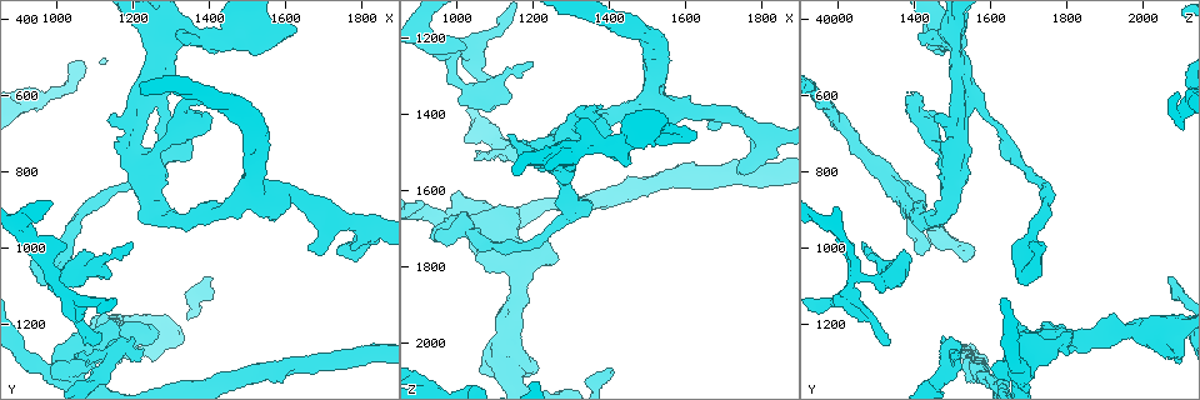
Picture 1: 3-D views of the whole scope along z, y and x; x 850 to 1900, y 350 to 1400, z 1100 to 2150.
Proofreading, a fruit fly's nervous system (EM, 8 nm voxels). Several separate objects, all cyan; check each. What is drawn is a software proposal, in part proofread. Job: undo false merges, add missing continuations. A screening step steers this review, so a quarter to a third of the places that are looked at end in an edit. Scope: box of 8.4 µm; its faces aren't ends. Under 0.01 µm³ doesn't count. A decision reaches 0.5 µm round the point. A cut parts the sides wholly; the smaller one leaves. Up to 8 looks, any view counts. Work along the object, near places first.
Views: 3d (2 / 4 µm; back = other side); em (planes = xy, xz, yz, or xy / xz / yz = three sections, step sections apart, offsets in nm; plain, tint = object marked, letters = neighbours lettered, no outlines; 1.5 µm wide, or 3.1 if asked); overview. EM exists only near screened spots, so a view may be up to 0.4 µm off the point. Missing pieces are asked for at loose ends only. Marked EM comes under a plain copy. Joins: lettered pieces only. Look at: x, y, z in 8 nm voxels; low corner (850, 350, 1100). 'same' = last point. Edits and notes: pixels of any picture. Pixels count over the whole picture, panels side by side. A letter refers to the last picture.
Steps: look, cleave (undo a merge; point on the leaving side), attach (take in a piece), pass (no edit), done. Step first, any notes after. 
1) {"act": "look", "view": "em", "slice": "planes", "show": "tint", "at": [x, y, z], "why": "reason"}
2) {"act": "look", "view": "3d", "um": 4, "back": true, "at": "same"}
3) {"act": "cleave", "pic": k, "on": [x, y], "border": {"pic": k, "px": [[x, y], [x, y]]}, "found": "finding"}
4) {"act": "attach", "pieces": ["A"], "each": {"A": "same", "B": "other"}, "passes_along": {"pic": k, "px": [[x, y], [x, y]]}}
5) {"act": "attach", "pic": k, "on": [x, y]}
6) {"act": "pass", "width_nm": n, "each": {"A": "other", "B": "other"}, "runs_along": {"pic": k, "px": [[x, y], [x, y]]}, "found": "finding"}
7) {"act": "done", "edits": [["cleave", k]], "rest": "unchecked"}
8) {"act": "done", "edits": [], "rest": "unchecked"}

{"act": "look", "view": "3d", "um": 2, "at": [1200, 1295, 2070], "why": "branch stops here"}

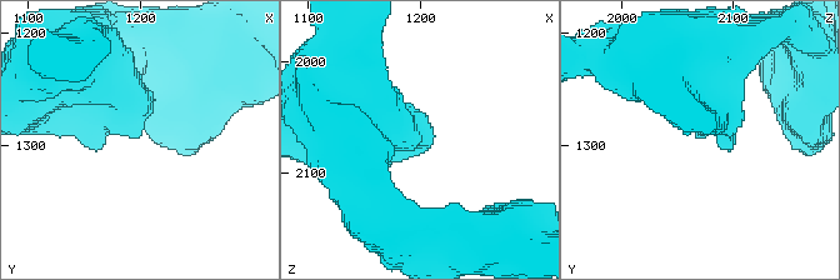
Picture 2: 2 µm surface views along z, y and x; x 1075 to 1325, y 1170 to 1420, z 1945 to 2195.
{"act": "look", "view": "em", "slice": "xz", "step": 4, "show": "letters", "at": [1196, 1294, 2070], "why": "now the EM"}

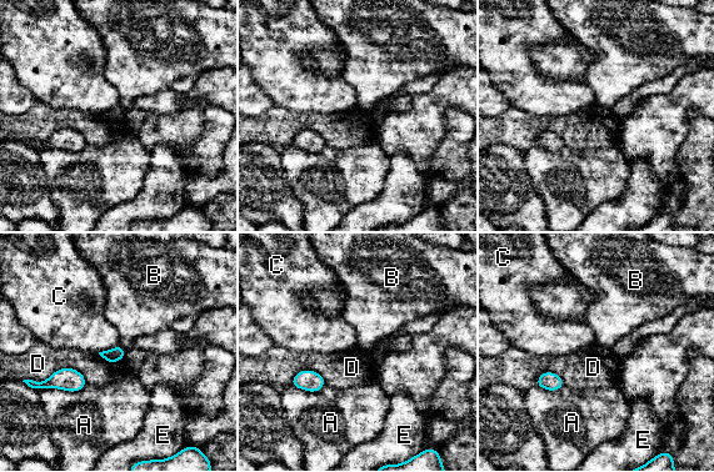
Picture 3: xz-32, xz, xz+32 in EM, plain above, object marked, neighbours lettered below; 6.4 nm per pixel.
{"act": "pass", "each": {"A": "other", "B": "other", "C": "other", "D": "other", "E": "other"}, "border": {"pic": 3, "px": [[86, 380], [61, 367], [35, 381]]}, "found": "no lettered piece goes on from it"}

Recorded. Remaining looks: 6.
{"act": "look", "view": "em", "slice": "yz", "step": 8, "show": "tint", "at": [1110, 1245, 1795], "why": "branch point"}

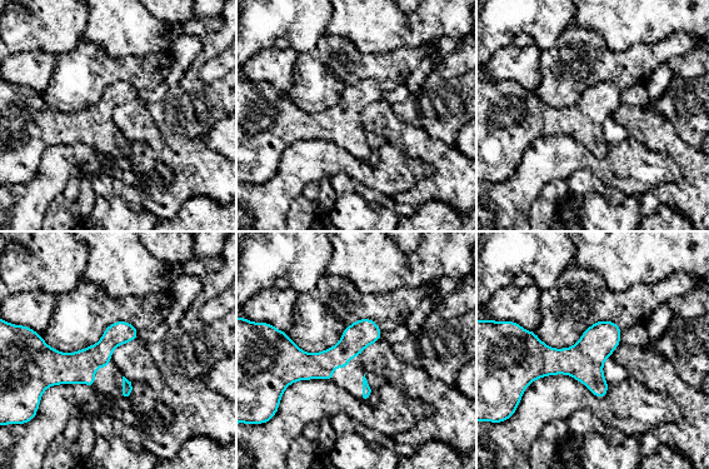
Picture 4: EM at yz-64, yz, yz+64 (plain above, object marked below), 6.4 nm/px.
{"act": "look", "view": "em", "slice": "yz", "step": 8, "show": "letters", "at": "same", "why": "see the neighbours"}

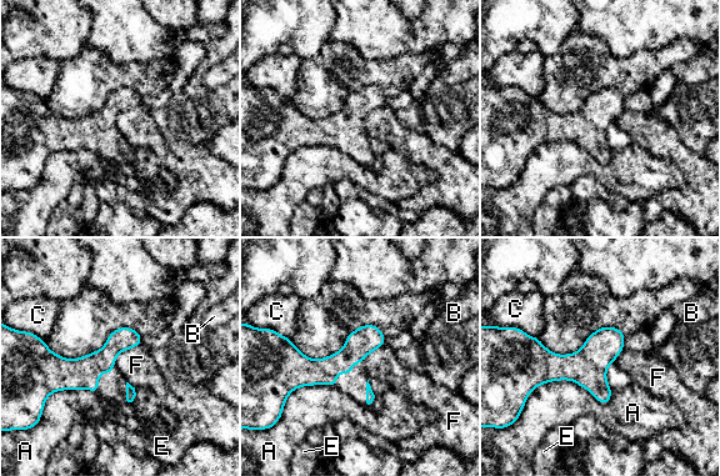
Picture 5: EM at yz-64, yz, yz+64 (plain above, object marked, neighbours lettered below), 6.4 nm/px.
{"act": "pass", "each": {"A": "other", "B": "other", "C": "other", "E": "other", "F": "other"}, "found": "continuous, no second neuron"}

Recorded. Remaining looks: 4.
{"act": "look", "view": "em", "slice": "yz", "step": 4, "show": "letters", "at": [1015, 1000, 1220], "why": "branch stops here"}

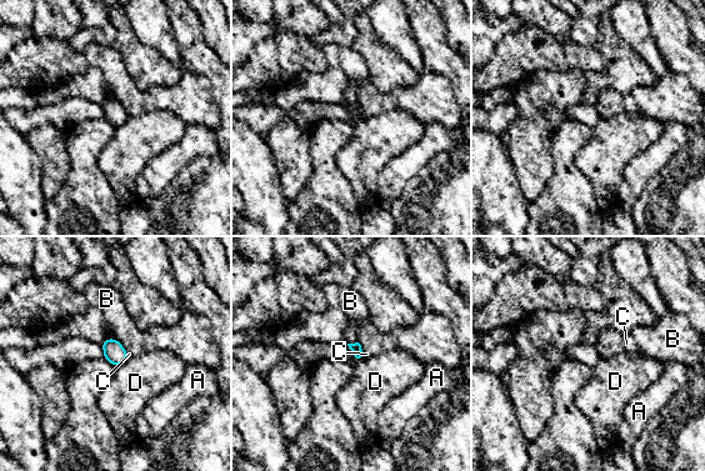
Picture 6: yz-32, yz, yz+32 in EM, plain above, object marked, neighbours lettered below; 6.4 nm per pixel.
{"act": "look", "view": "em", "slice": "xz", "step": 8, "show": "letters", "at": "same"}

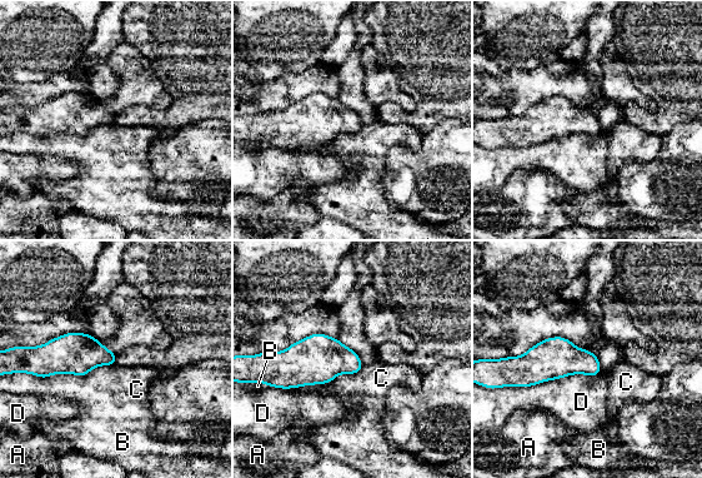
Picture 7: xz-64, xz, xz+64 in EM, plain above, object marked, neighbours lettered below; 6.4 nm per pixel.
{"act": "pass", "each": {"A": "other", "B": "other", "C": "other", "D": "other"}, "border": {"pic": 7, "px": [[601, 367], [593, 376], [510, 387]]}, "found": "no lettered piece goes on from it"}

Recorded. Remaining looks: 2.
{"act": "done", "edits": [], "rest": "unchecked"}

